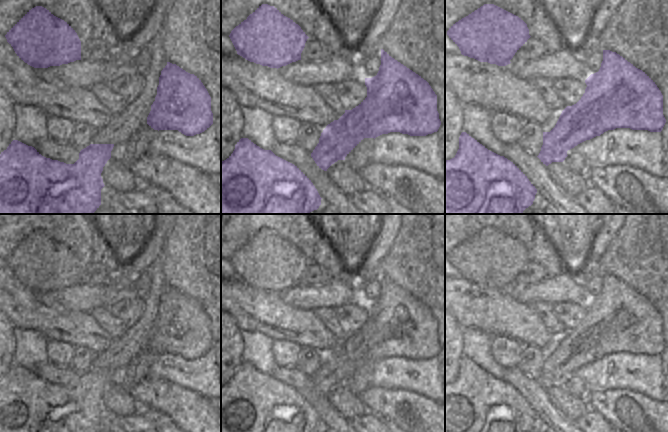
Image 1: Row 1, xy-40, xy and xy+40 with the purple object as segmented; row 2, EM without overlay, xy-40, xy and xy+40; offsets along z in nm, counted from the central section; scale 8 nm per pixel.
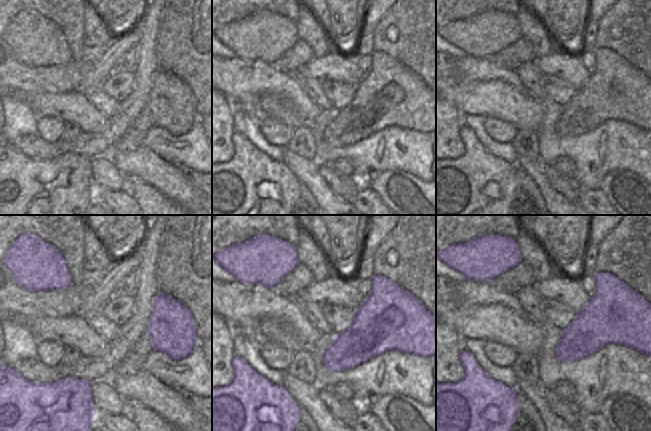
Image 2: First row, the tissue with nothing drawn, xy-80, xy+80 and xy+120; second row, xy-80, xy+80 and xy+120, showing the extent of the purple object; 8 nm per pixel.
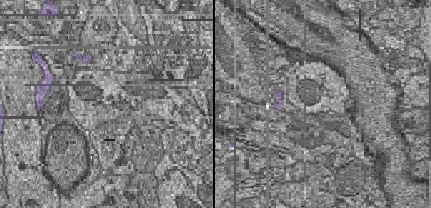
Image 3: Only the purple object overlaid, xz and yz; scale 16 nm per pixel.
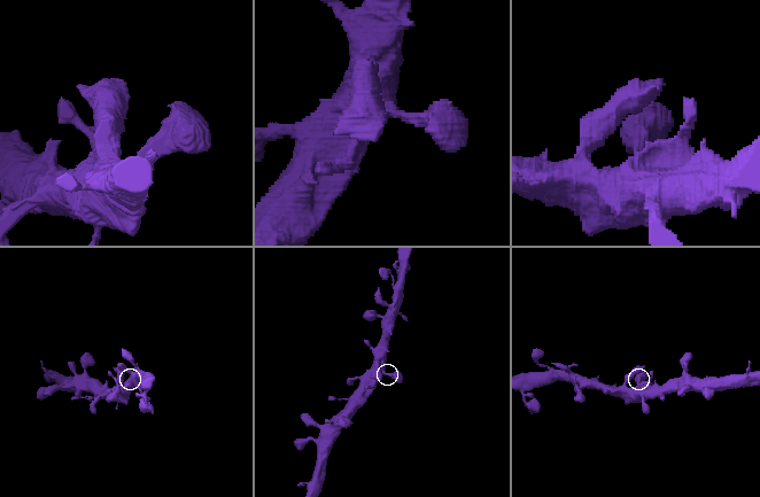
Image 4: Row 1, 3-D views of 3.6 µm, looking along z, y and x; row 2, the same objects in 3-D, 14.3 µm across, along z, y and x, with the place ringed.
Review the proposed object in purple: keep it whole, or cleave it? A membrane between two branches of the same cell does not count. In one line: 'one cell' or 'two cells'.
one cell

